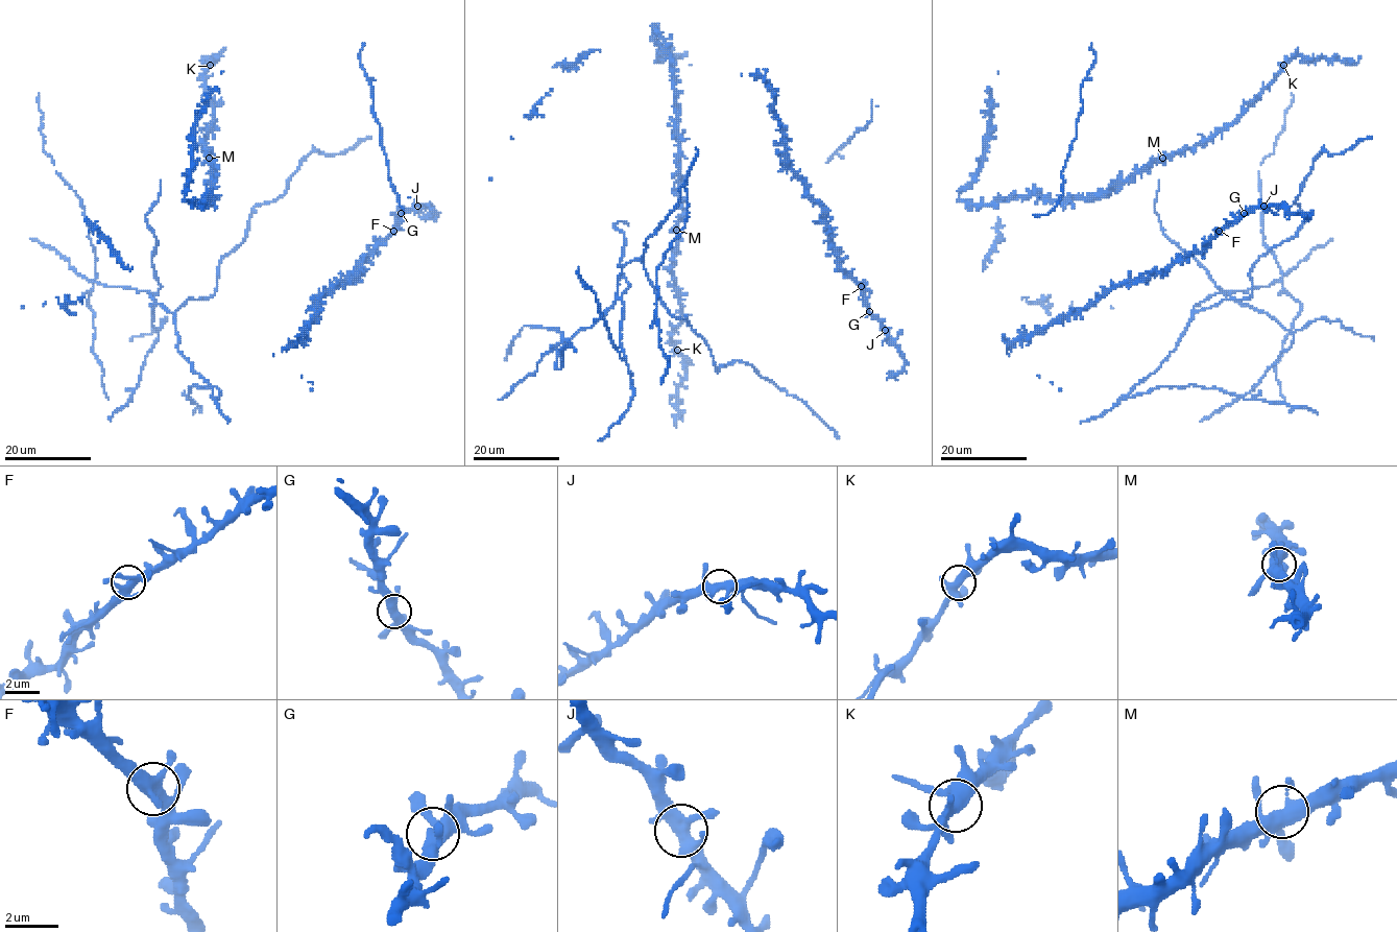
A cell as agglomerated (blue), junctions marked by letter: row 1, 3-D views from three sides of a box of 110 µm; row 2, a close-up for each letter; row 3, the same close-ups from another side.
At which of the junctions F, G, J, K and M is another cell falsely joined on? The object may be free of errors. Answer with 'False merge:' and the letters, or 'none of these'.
False merge: none of these

